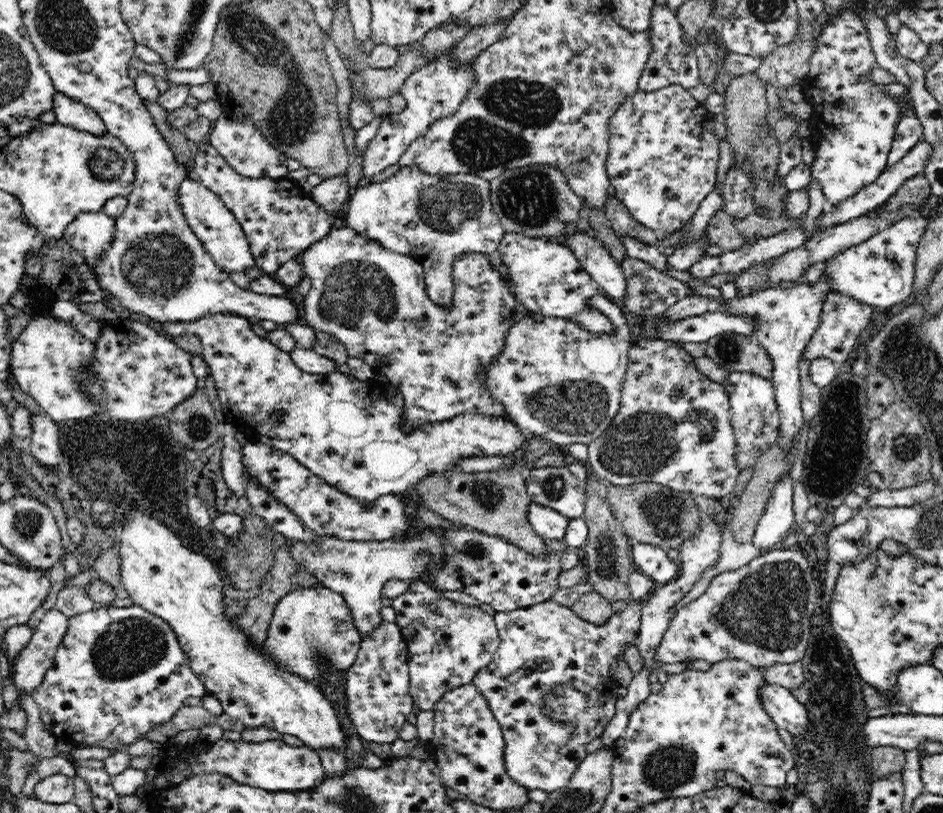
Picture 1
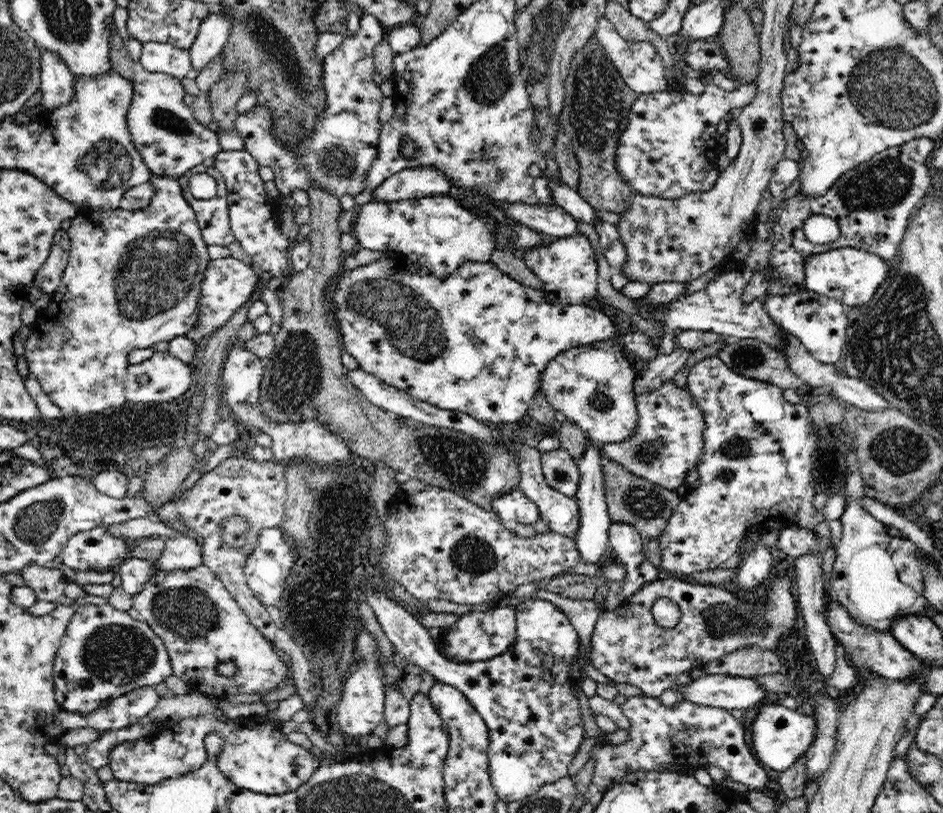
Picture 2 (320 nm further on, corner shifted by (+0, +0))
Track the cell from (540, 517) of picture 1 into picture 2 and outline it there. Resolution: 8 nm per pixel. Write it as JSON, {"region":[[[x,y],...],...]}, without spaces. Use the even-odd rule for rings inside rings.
{"region":[[[518,488],[492,500],[493,510],[501,520],[534,524],[541,516],[538,507]]]}

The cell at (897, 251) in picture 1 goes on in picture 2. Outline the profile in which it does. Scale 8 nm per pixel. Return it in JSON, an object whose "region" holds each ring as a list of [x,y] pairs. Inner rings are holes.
{"region":[[[852,247],[837,248],[815,255],[808,255],[804,261],[804,285],[806,289],[818,295],[840,300],[845,305],[854,307],[870,301],[878,288],[888,278],[888,263],[877,253]]]}

